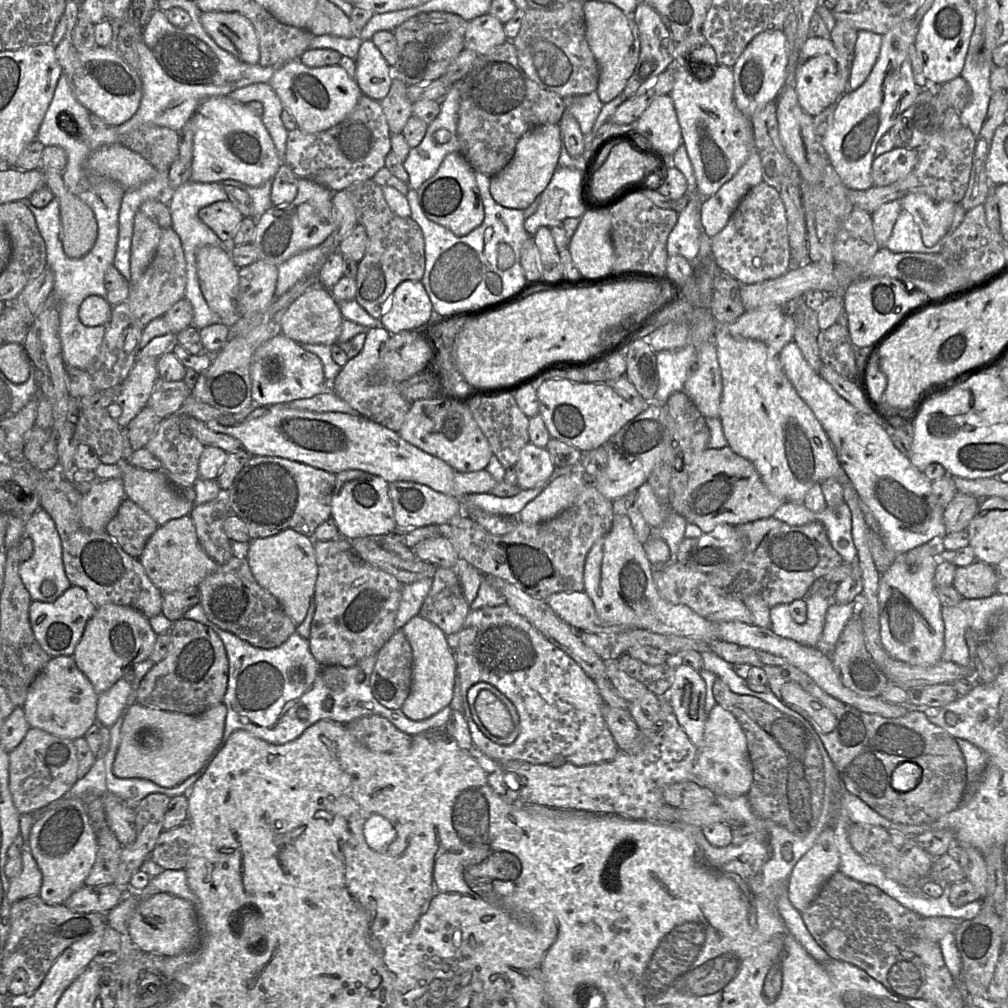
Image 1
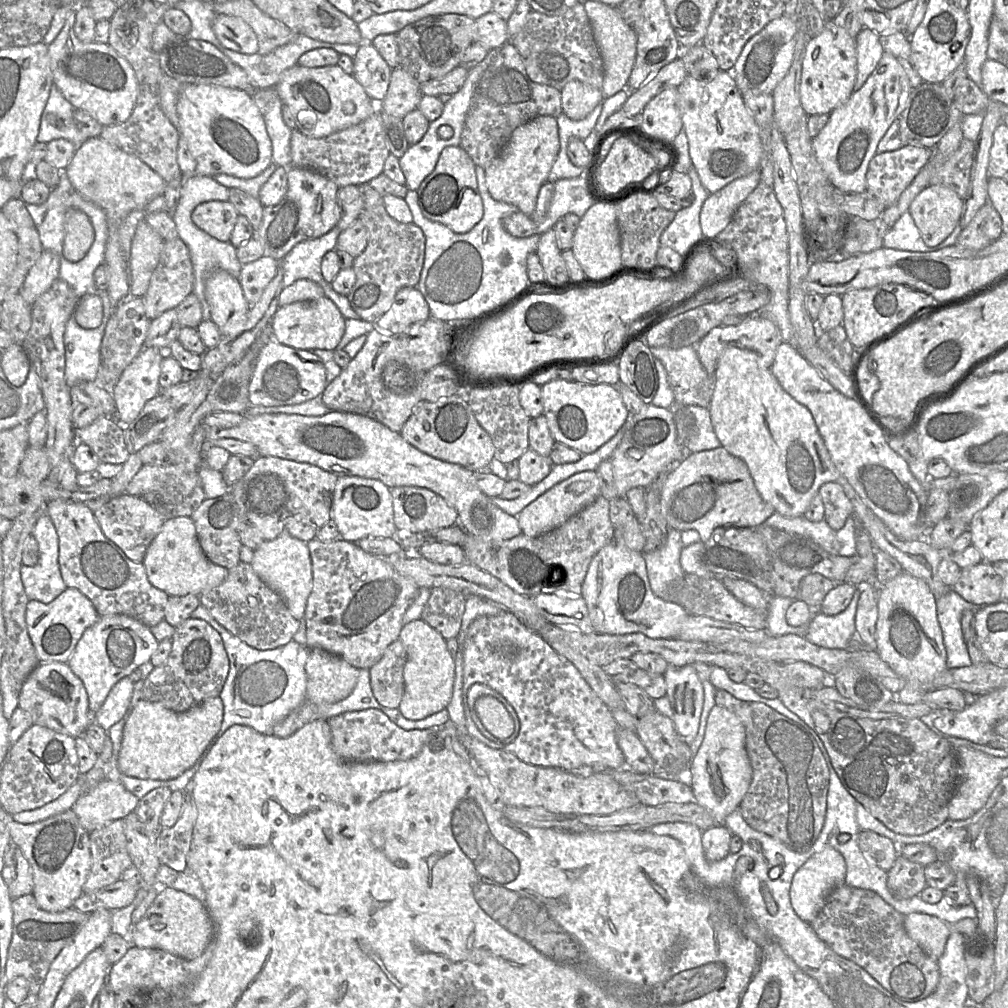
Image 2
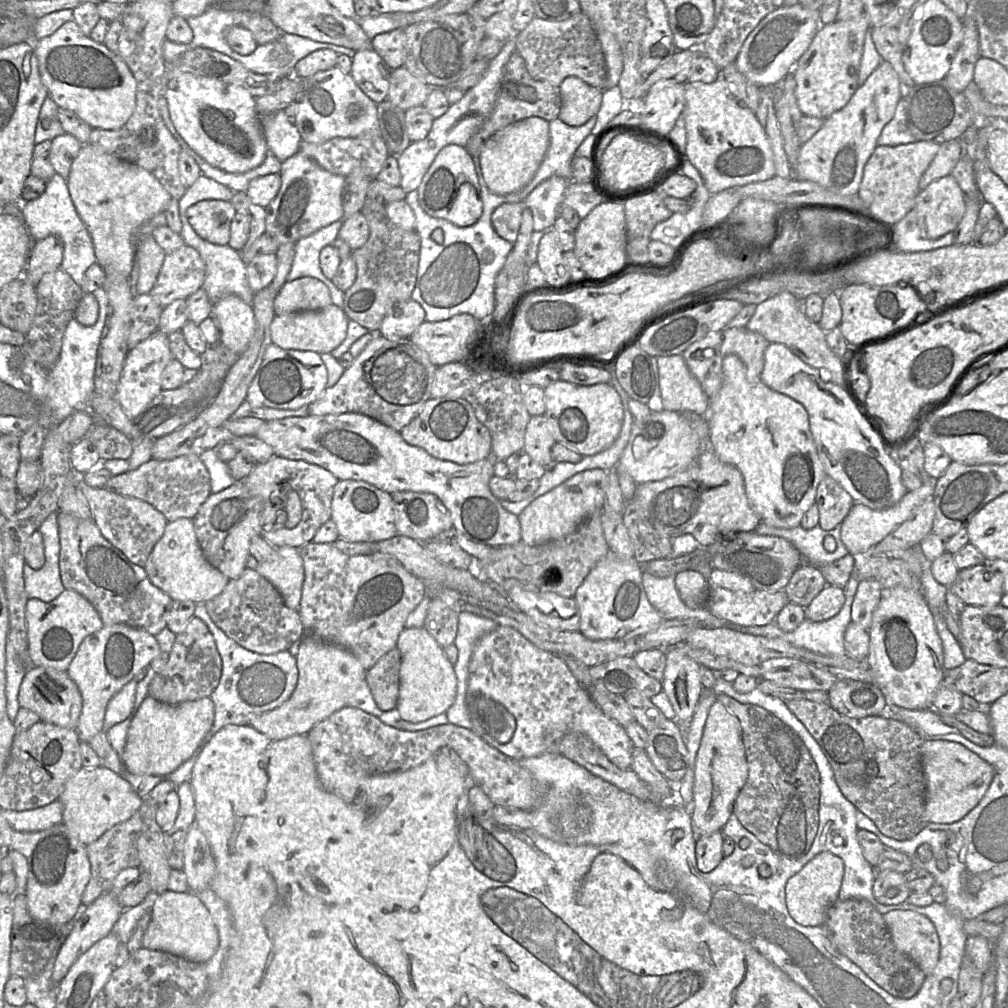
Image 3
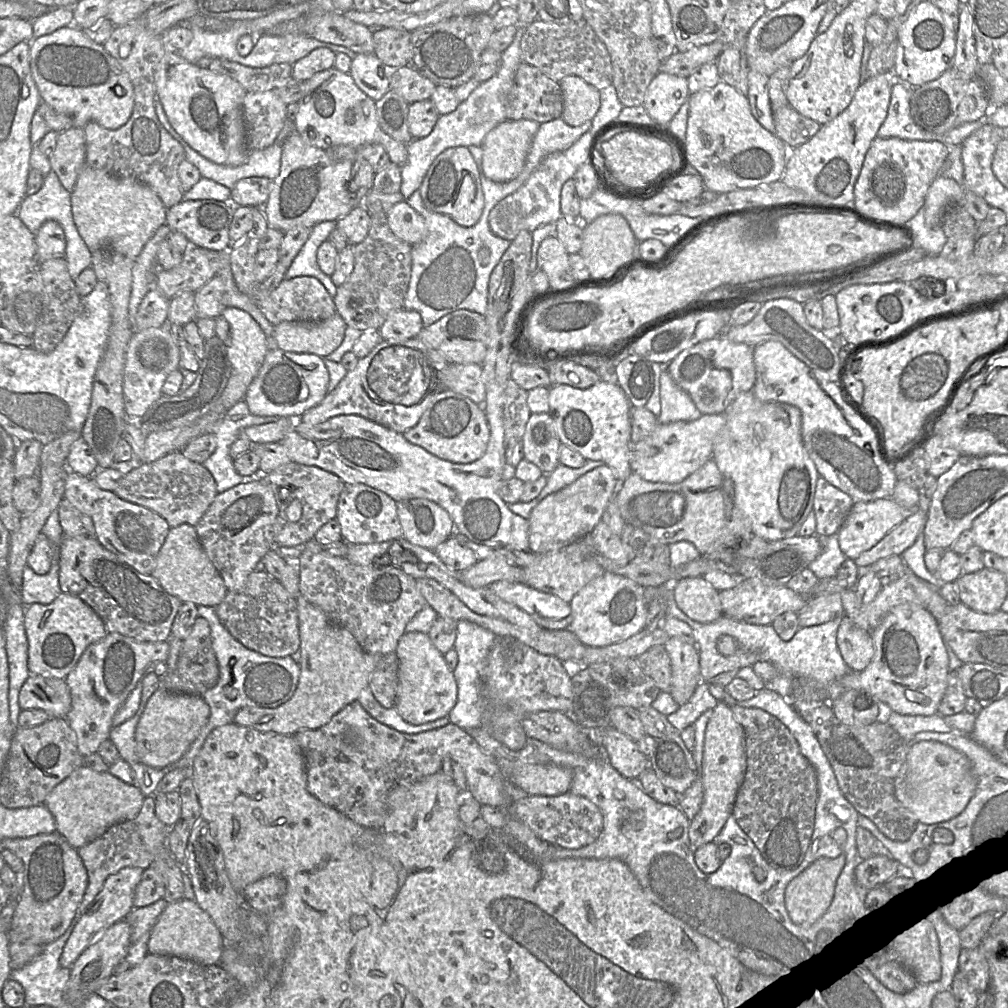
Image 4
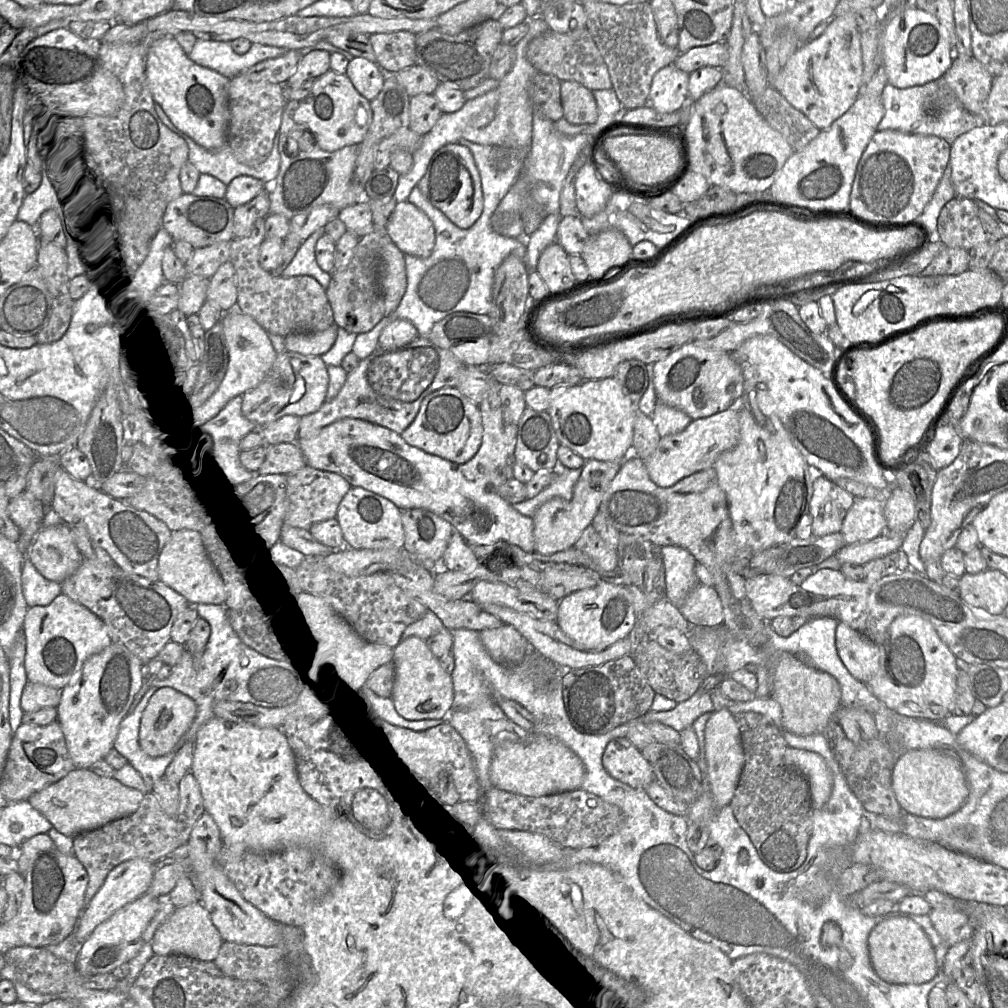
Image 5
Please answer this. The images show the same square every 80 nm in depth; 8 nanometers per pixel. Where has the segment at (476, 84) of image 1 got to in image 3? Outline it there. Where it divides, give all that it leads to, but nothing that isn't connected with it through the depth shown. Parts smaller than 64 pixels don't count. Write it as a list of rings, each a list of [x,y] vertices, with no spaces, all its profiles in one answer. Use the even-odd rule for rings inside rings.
[[[516,50],[509,58],[503,69],[503,74],[497,93],[495,107],[489,118],[483,123],[479,130],[471,137],[466,149],[472,156],[479,156],[483,145],[497,131],[506,126],[529,118],[540,117],[548,122],[559,117],[561,108],[561,94],[558,86],[547,81],[534,80],[528,73],[525,60]]]

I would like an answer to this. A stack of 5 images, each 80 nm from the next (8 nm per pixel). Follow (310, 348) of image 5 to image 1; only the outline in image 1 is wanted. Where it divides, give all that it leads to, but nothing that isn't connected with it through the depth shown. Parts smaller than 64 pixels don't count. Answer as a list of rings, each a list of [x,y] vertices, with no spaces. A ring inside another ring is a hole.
[[[317,286],[303,293],[287,309],[281,319],[281,334],[298,344],[323,344],[330,347],[337,344],[343,319],[330,290]]]

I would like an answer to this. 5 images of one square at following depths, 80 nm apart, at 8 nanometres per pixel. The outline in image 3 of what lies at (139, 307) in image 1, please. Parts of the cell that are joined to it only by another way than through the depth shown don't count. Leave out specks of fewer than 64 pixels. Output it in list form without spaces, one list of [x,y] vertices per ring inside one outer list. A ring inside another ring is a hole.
[[[183,244],[165,258],[149,294],[163,309],[177,299],[186,299],[202,288],[206,266],[200,254]]]

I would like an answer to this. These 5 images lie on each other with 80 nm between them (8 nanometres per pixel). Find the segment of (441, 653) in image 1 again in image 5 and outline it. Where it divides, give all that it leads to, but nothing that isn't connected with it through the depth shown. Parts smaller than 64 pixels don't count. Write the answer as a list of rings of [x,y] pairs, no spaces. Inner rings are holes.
[[[410,637],[393,650],[394,687],[392,704],[397,713],[408,721],[446,719],[453,711],[454,688],[452,677],[441,667],[426,641]]]

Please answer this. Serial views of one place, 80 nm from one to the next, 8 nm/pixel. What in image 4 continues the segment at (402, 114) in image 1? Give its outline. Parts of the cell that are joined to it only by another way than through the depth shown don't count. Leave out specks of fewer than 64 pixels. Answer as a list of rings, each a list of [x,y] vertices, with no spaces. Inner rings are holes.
[[[412,66],[398,68],[393,72],[390,88],[407,103],[431,99],[436,84]]]

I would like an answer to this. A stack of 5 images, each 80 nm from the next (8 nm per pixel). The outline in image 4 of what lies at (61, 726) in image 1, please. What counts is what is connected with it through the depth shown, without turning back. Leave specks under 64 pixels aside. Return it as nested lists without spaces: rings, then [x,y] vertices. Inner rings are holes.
[[[30,674],[21,687],[19,705],[23,709],[41,709],[51,718],[66,718],[71,709],[71,694],[65,679]]]

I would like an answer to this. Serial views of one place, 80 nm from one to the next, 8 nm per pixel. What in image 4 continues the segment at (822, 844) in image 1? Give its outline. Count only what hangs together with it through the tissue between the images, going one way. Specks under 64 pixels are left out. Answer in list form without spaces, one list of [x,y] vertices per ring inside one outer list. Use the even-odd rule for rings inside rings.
[[[844,855],[837,858],[821,857],[788,884],[785,890],[785,906],[795,924],[809,926],[826,913],[833,900],[837,879],[844,865]]]

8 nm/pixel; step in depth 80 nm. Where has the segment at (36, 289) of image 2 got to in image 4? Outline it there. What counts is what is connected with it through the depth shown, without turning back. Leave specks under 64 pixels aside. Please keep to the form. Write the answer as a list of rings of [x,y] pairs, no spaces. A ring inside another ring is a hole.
[[[54,220],[42,224],[35,236],[36,263],[65,258],[66,238],[62,226]]]

